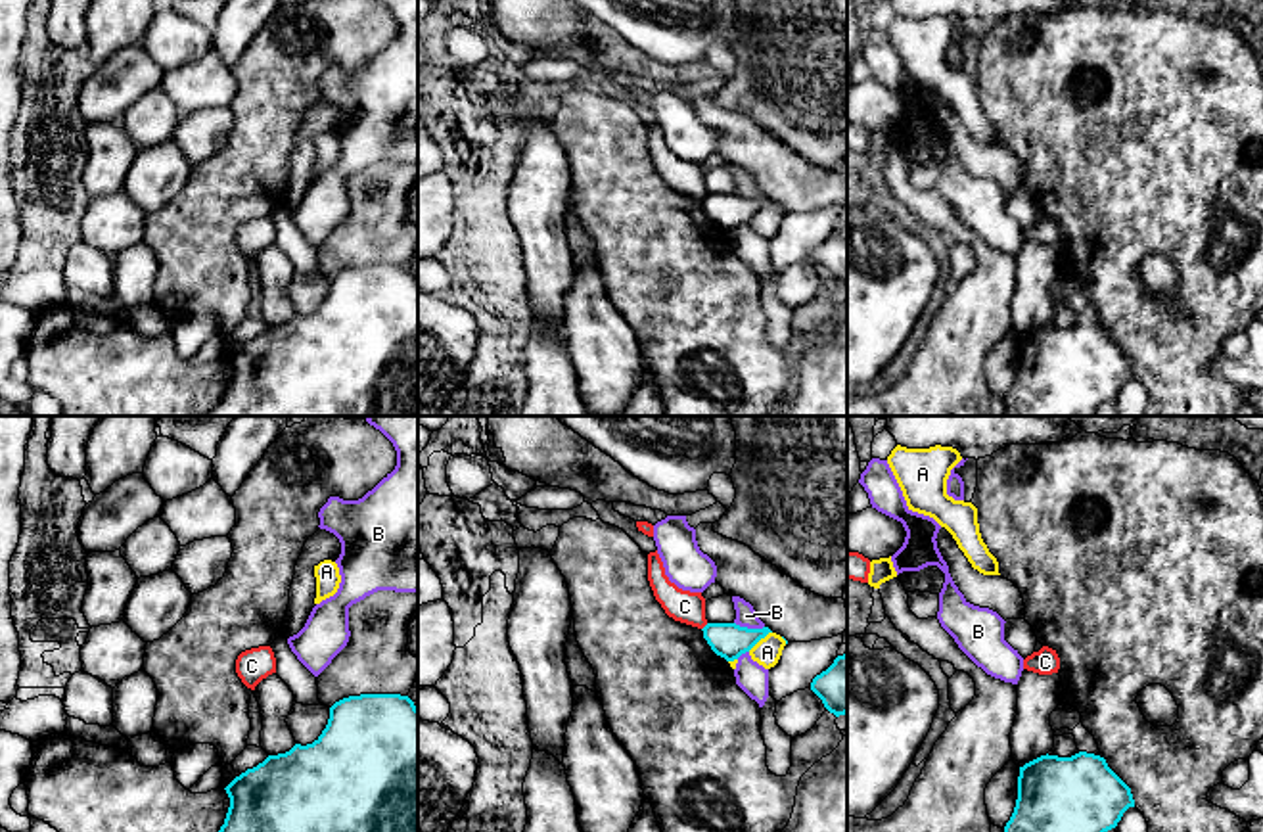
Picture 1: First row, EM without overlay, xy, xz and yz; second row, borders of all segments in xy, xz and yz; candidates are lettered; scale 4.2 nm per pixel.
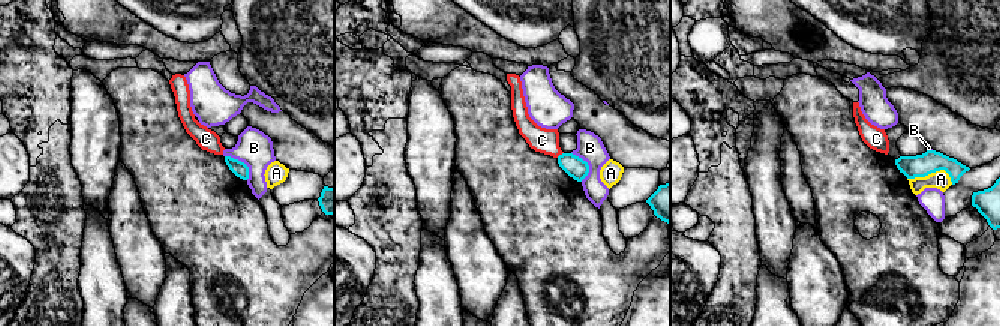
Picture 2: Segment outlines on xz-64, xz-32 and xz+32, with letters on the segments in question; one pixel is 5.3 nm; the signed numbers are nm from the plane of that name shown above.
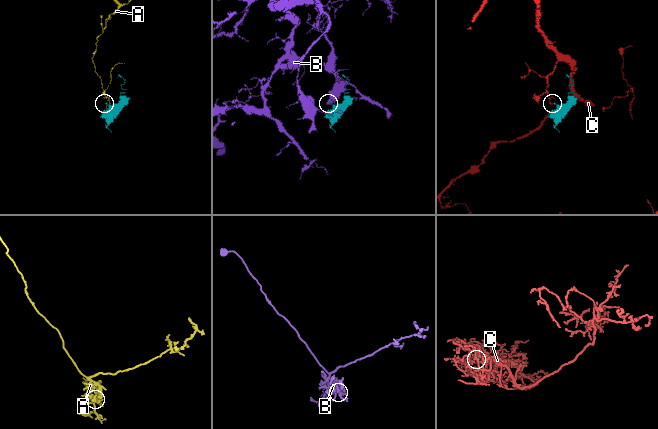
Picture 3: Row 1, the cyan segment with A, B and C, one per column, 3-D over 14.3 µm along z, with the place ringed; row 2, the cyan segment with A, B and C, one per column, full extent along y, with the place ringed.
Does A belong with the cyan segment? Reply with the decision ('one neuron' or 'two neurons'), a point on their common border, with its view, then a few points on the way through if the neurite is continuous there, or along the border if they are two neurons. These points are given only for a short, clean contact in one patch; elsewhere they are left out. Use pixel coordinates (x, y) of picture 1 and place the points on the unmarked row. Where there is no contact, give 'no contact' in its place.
two neurons; meets cyan in xz at (759, 209); border along xz (771, 202), (748, 221)

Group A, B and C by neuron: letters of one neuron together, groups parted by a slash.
A / B / C

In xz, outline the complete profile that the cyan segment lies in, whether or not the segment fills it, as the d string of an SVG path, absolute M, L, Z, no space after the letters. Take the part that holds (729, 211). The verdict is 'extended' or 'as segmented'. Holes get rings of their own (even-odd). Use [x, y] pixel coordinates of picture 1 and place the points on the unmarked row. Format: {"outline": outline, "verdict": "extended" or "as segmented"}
{"outline": "M707 194L701 201L711 220L726 232L738 230L772 203L769 197L747 199L736 194Z", "verdict": "as segmented"}

